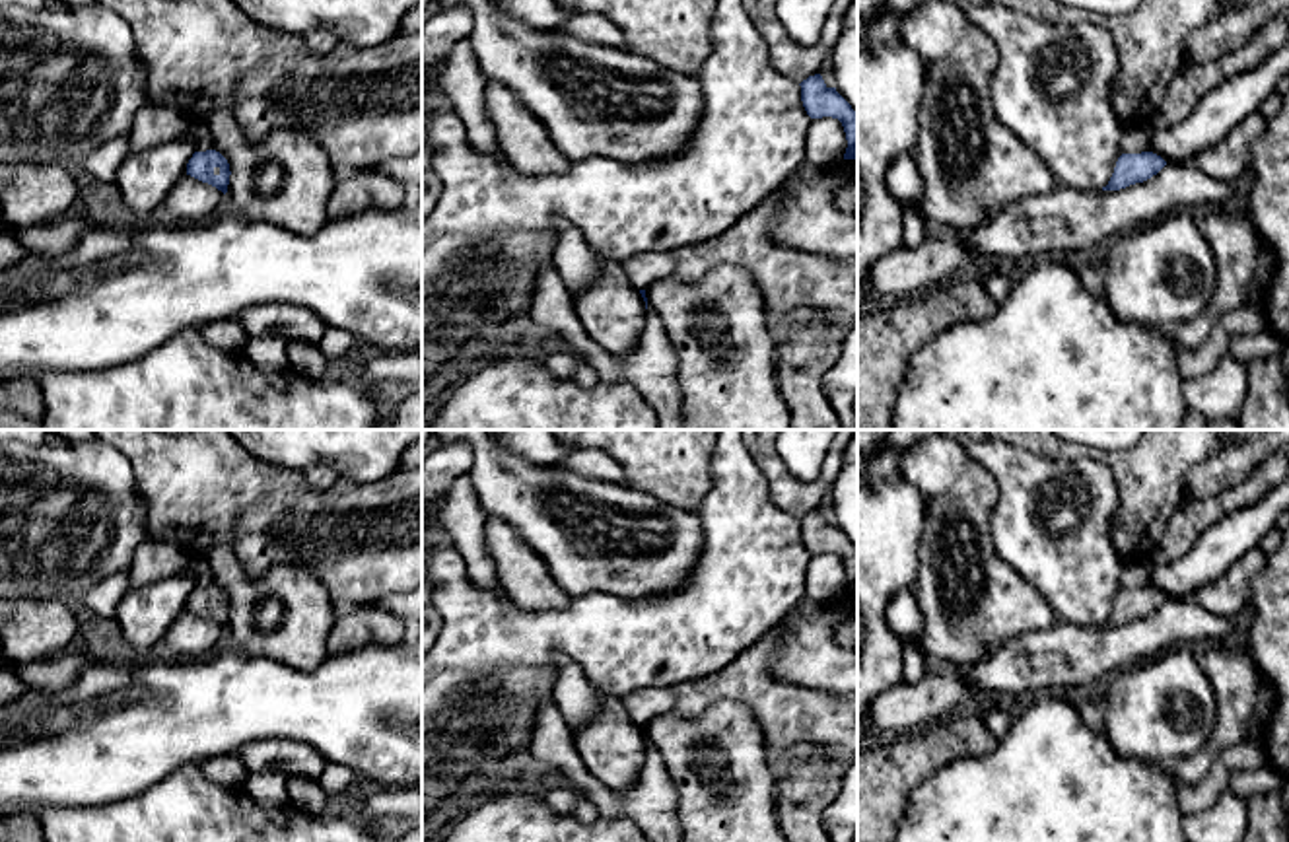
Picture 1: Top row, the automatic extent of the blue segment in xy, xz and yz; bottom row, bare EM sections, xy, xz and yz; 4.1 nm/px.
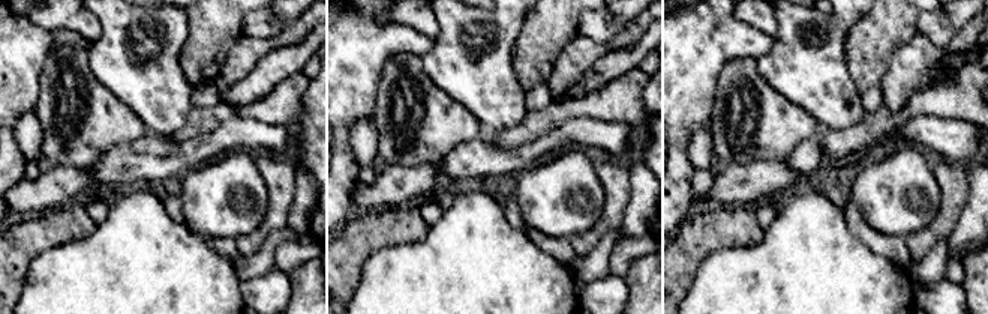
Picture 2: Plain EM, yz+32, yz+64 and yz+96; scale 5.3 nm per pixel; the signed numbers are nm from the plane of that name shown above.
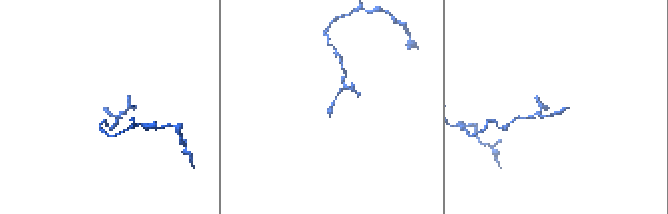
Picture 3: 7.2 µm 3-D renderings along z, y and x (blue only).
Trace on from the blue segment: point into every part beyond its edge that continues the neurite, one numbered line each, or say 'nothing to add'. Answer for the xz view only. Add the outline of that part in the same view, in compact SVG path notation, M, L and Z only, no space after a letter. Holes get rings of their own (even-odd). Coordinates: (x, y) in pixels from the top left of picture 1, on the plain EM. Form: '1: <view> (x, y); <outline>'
nothing to add

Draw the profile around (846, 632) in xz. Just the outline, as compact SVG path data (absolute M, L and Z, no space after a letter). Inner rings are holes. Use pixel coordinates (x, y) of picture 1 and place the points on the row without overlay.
M840 595L838 611L842 614L836 626L836 642L844 648L857 646L857 595Z

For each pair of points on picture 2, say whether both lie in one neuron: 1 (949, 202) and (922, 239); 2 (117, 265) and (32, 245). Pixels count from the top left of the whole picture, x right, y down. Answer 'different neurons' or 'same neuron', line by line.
1: same neuron
2: different neurons

